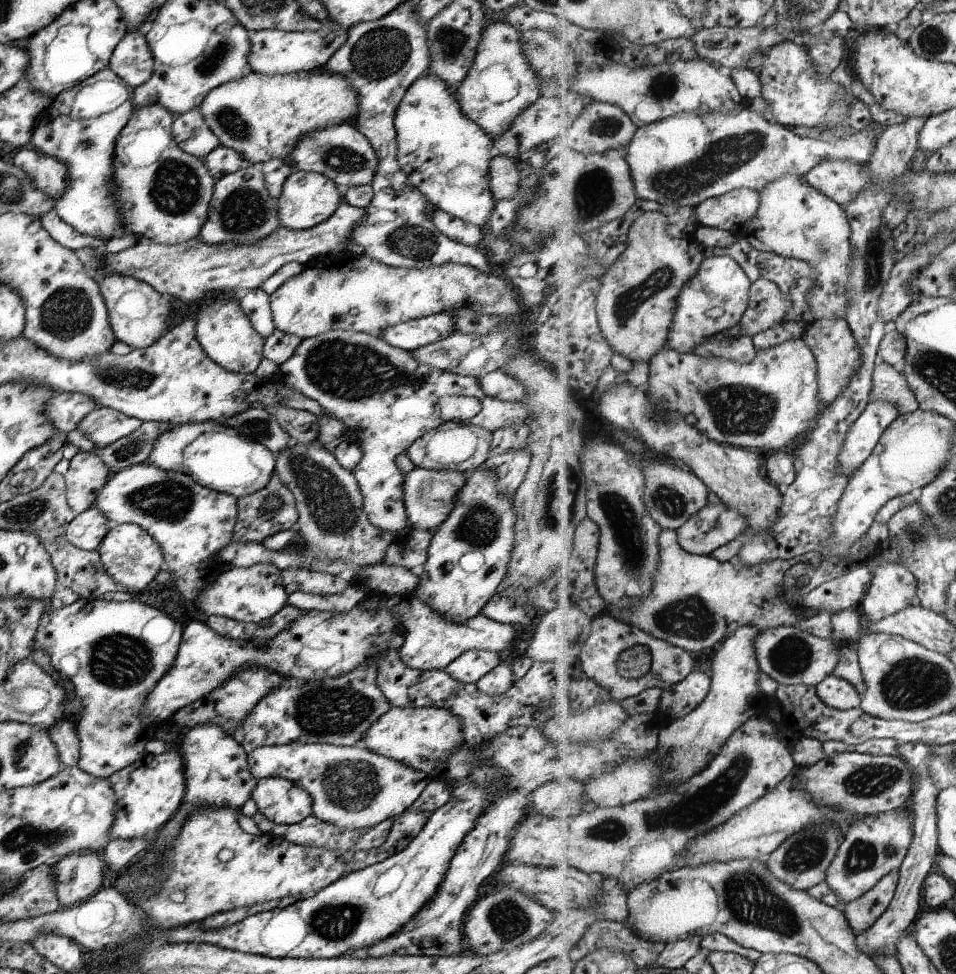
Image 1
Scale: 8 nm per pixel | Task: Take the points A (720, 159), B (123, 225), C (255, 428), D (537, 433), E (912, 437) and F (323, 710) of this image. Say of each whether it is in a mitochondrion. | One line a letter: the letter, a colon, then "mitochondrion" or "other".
A: mitochondrion
B: other
C: mitochondrion
D: other
E: other
F: mitochondrion

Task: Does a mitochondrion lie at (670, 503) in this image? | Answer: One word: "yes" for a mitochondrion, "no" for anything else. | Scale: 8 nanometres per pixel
yes

